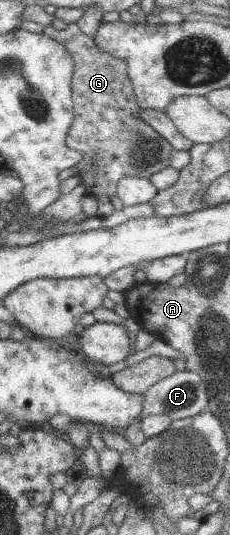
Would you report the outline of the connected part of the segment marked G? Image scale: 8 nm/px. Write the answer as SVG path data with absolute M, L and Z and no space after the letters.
M45 26L43 35L51 37L68 48L73 58L72 101L75 118L69 126L65 143L73 151L83 154L73 167L79 184L85 185L83 195L91 195L99 203L99 197L117 193L117 184L125 176L150 178L170 166L171 144L153 130L141 117L141 109L135 103L132 86L126 74L123 60L101 51L88 35L73 33L67 29L58 31Z

